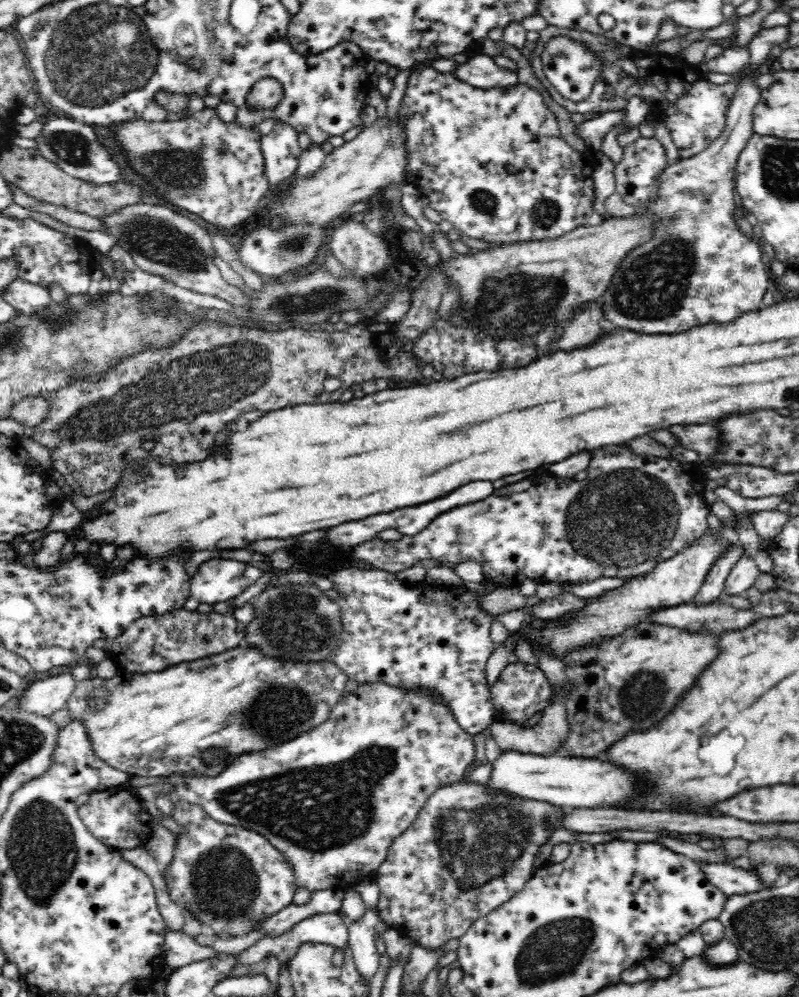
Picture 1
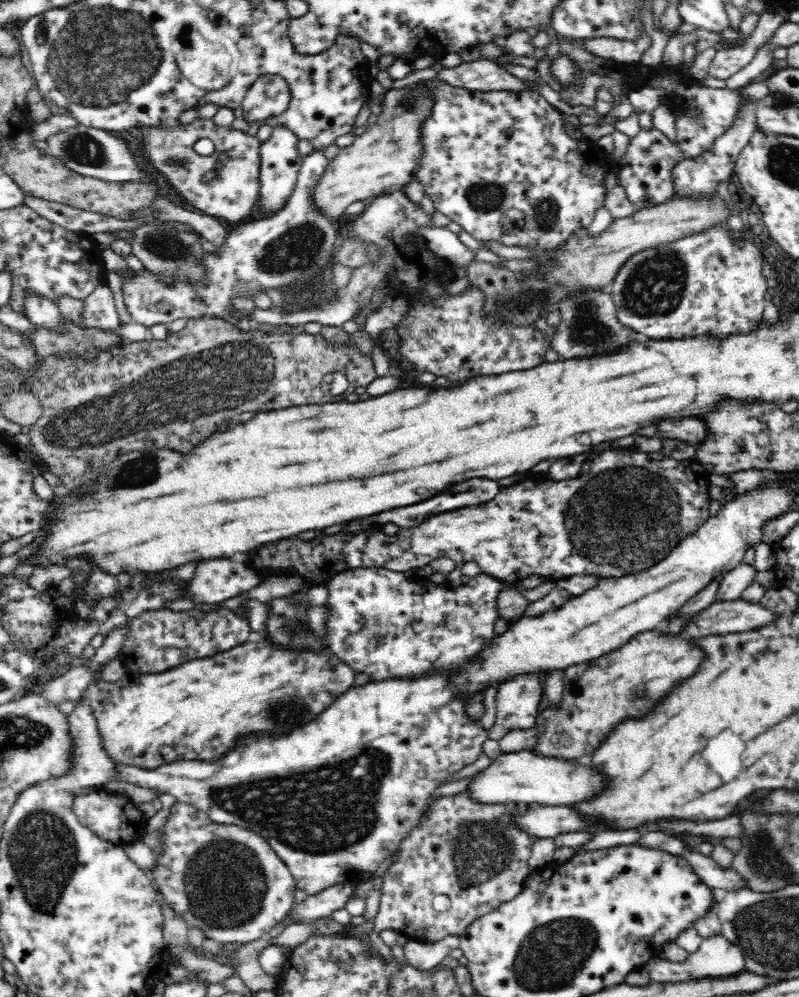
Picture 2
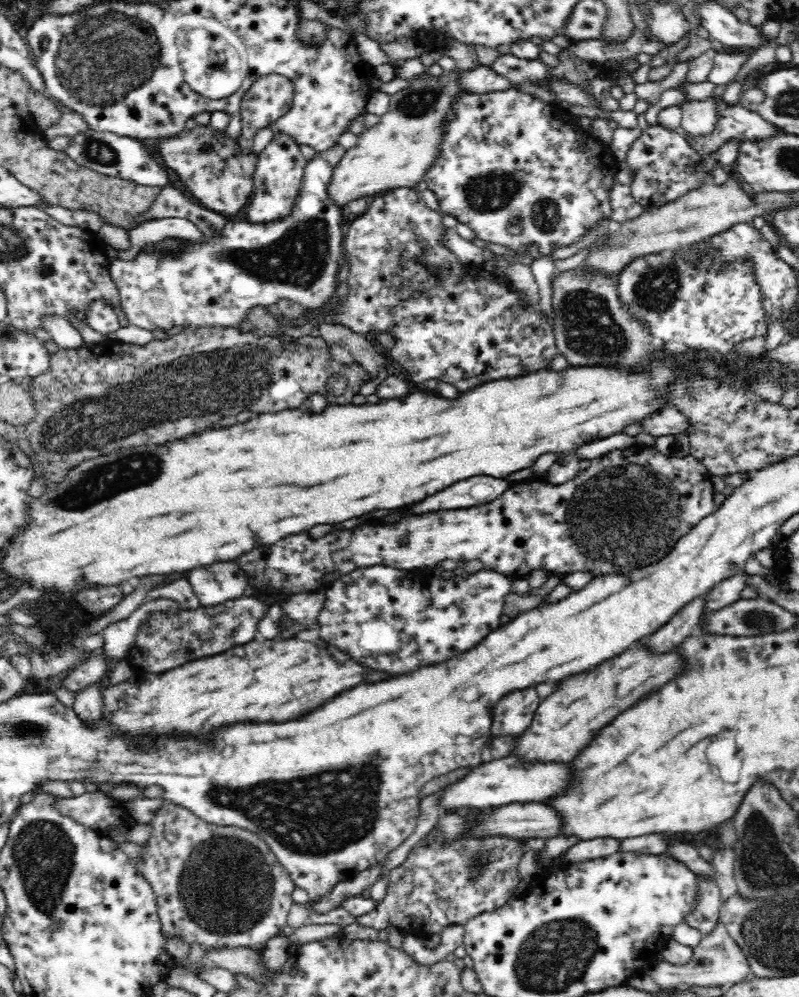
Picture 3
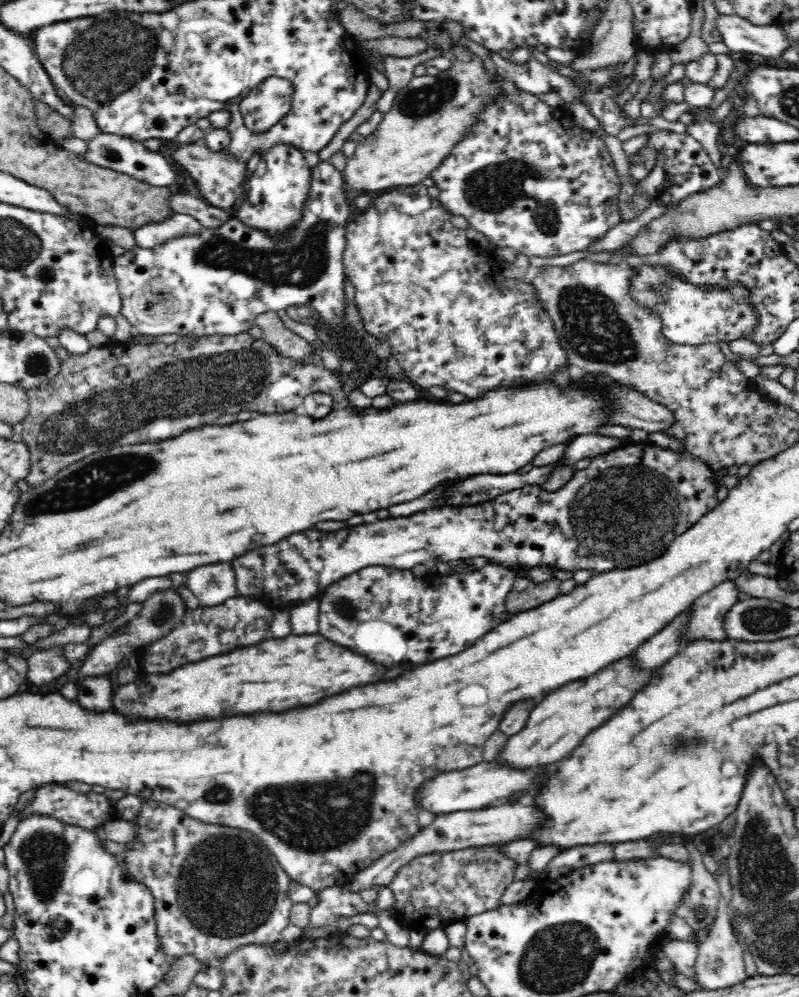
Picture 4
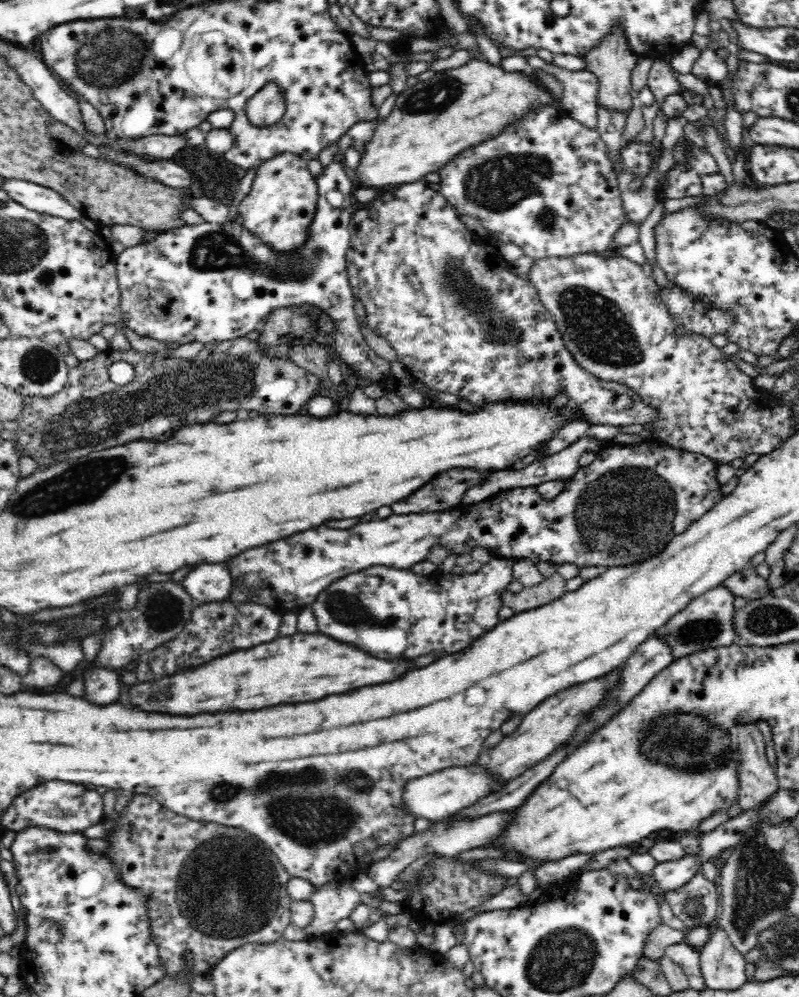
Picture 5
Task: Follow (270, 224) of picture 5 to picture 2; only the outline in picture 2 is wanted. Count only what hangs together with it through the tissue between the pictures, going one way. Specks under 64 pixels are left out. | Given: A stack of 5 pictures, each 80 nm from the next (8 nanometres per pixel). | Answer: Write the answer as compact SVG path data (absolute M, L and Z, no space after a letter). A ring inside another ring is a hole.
M283 124L273 125L270 137L259 146L260 163L260 212L270 214L270 212L281 211L286 202L286 198L292 194L296 188L296 180L300 164L302 164L302 155L298 151L299 138L294 131Z

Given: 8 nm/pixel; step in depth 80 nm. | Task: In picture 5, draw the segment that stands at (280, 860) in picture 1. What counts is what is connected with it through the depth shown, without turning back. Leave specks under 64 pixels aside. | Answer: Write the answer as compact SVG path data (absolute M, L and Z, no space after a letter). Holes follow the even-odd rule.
M133 795L130 804L123 810L123 813L117 818L120 825L120 832L107 838L112 846L112 850L105 856L108 856L110 861L114 862L114 865L118 867L118 872L121 881L126 886L139 888L142 892L147 894L149 917L151 920L151 935L153 941L157 944L162 964L165 968L165 974L178 974L186 968L186 959L191 961L191 973L189 974L189 980L192 981L194 976L198 974L210 973L215 965L217 965L224 956L235 948L242 946L246 943L274 943L282 937L284 928L291 923L290 912L290 893L287 891L287 882L290 880L290 875L277 857L270 852L266 844L261 840L256 840L257 837L243 831L239 828L227 827L216 823L207 823L204 821L197 821L182 816L169 808L163 807L157 800L151 799L150 796Z

